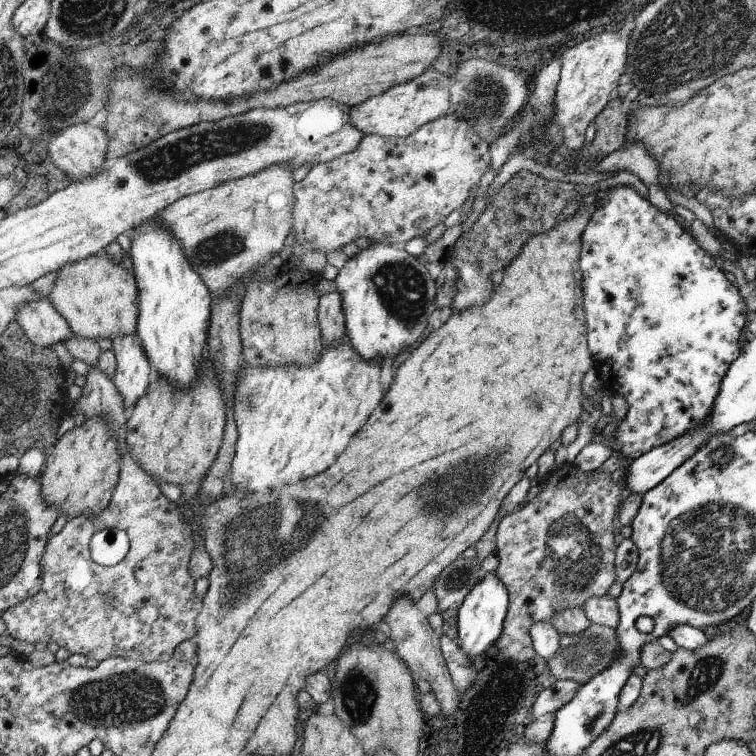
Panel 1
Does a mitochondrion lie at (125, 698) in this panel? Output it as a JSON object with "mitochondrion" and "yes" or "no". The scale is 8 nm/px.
{"mitochondrion":"yes"}

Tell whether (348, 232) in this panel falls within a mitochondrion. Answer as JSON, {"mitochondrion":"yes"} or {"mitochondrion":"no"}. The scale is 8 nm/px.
{"mitochondrion":"no"}

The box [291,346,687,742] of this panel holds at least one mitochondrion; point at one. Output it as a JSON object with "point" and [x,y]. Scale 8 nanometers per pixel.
{"point":[479,470]}

